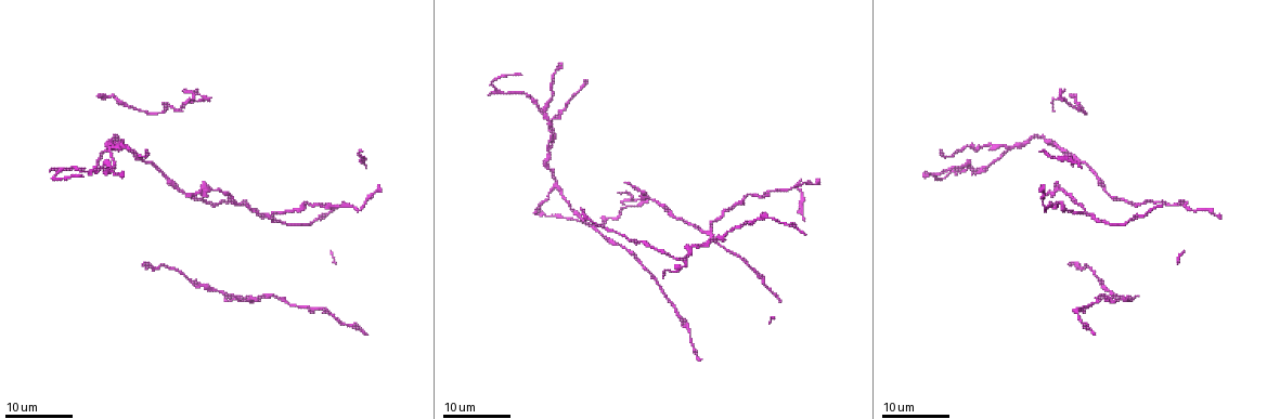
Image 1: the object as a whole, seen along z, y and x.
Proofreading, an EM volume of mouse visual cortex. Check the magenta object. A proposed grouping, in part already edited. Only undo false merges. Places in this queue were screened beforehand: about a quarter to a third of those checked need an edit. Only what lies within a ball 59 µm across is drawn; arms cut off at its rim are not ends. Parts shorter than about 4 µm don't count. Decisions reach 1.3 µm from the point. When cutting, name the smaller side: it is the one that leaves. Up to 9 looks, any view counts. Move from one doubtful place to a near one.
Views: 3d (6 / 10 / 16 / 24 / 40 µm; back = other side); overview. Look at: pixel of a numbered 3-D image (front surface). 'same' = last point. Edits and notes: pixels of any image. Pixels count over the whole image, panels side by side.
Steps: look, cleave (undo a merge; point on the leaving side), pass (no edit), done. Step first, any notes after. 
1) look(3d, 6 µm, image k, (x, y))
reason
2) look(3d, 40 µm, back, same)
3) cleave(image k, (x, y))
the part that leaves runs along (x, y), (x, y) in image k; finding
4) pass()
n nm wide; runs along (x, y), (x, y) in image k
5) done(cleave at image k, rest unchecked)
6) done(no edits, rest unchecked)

look(3d, 16 µm, image 1, (555, 186))
three arms meet

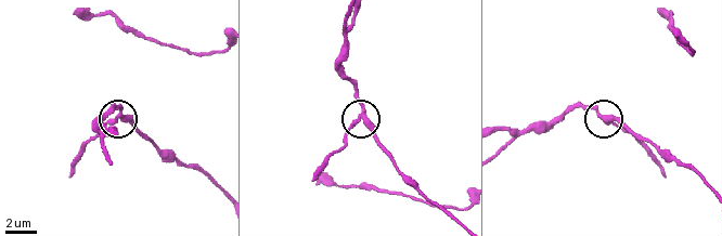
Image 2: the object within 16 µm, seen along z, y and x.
look(3d, 10 µm, image 2, (116, 121))

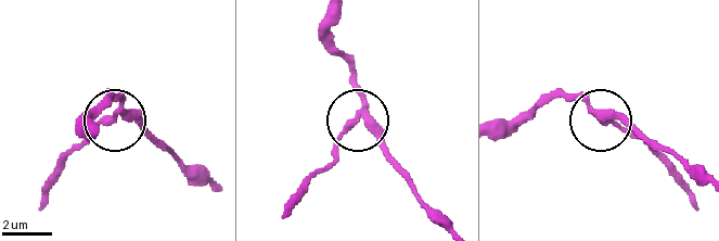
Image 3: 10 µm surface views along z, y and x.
pass()
260 nm wide; continuous, no second neuron

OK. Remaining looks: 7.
look(3d, 24 µm, image 1, (608, 218))
three-way junction

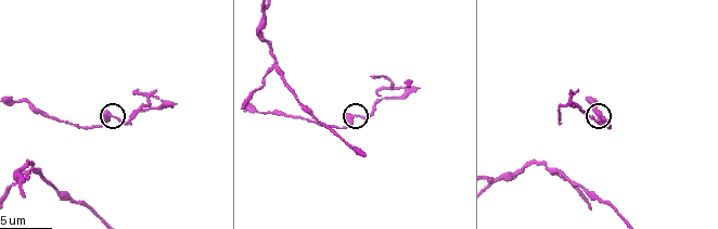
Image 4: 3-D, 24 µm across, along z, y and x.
look(3d, 6 µm, image 4, (113, 118))

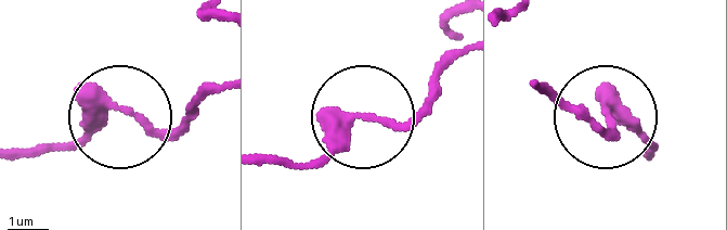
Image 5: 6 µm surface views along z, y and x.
pass()
all the same neuron

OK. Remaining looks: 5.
look(3d, 24 µm, image 1, (1009, 147))
three-way junction

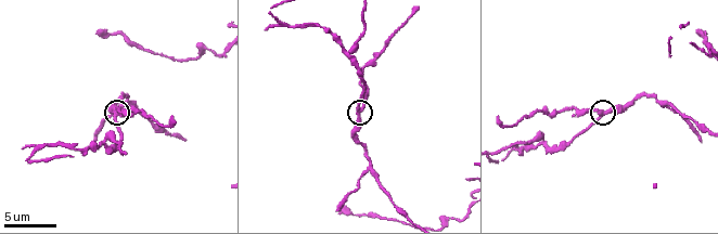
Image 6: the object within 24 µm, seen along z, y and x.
look(3d, 6 µm, image 6, (359, 109))

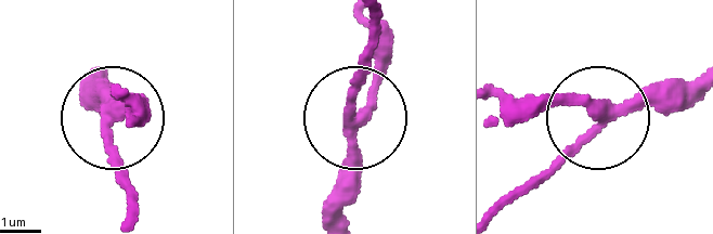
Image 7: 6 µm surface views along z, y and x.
pass()
3 arms; runs along (700, 81), (659, 81), (596, 116), (566, 102), (506, 102) in image 7; all the same neuron

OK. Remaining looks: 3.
look(3d, 6 µm, image 6, (541, 139))
three-way junction

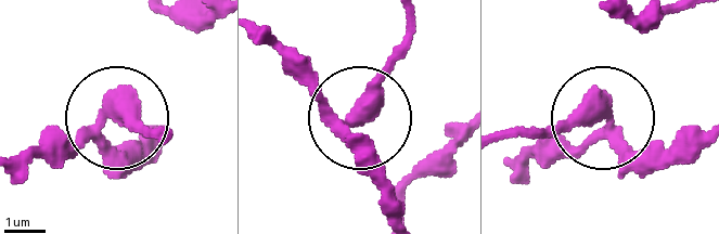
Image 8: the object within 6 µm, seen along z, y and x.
pass()
side arm 9 µm; one neuron here

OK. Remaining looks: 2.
done(no edits, rest unchecked)

